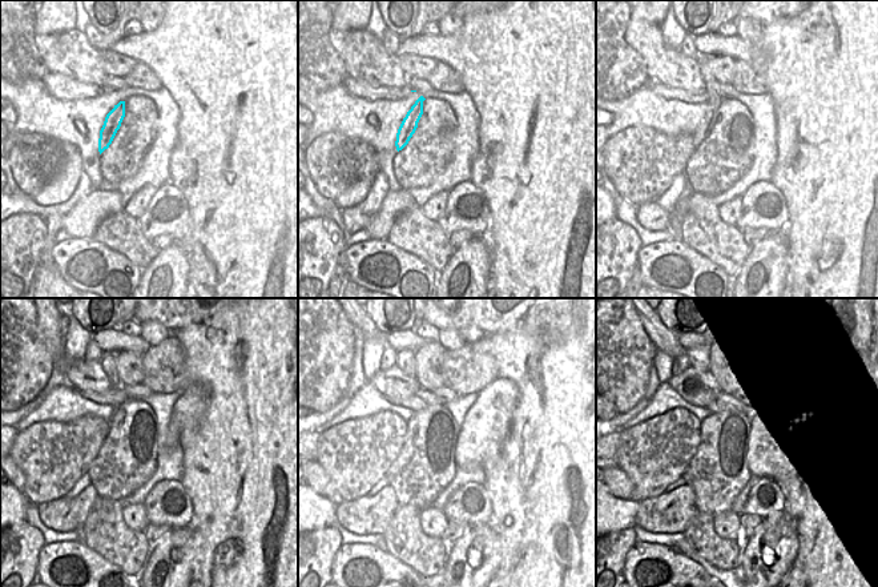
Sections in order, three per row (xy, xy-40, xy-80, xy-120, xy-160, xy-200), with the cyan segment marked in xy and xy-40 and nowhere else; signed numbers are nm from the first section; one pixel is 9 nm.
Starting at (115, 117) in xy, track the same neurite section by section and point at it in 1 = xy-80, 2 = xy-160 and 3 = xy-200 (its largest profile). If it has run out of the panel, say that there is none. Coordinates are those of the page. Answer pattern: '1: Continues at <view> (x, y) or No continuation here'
1: Continues at xy-80 (705, 125)
2: Continues at xy-160 (405, 358)
3: Continues at xy-200 (699, 356).

